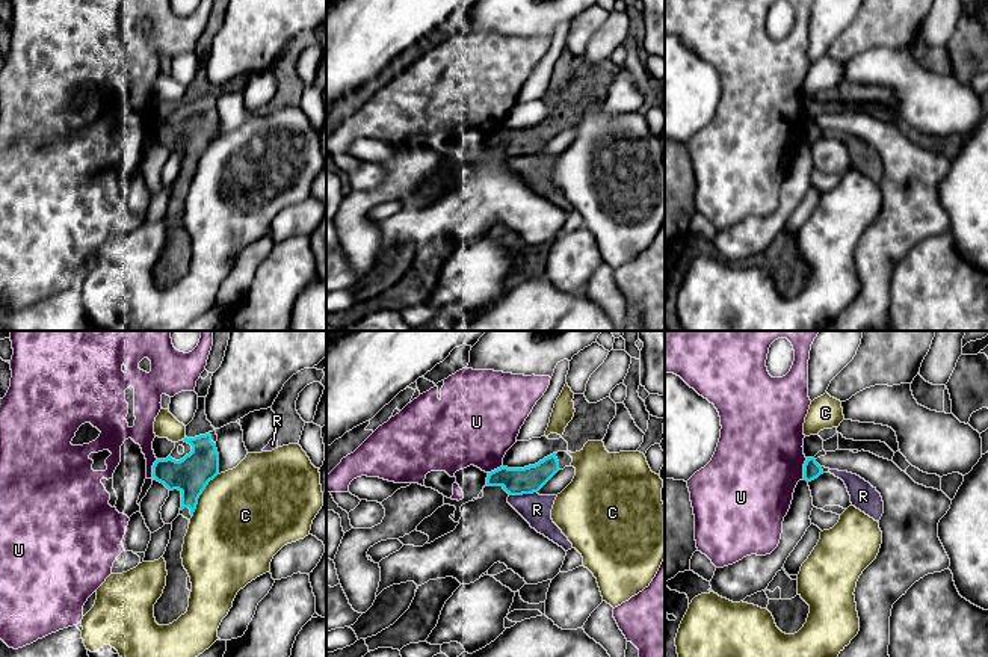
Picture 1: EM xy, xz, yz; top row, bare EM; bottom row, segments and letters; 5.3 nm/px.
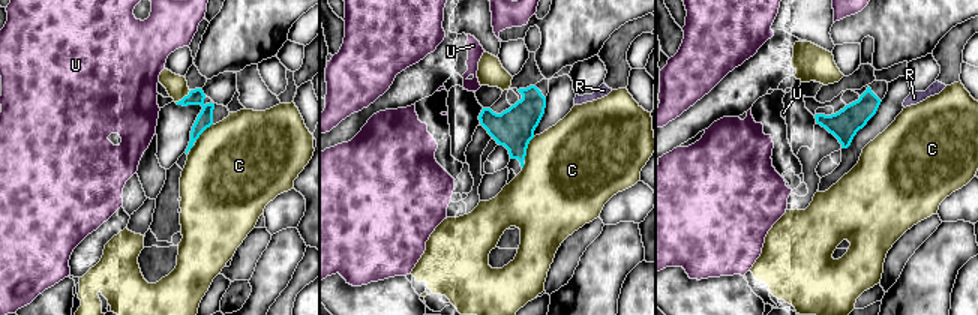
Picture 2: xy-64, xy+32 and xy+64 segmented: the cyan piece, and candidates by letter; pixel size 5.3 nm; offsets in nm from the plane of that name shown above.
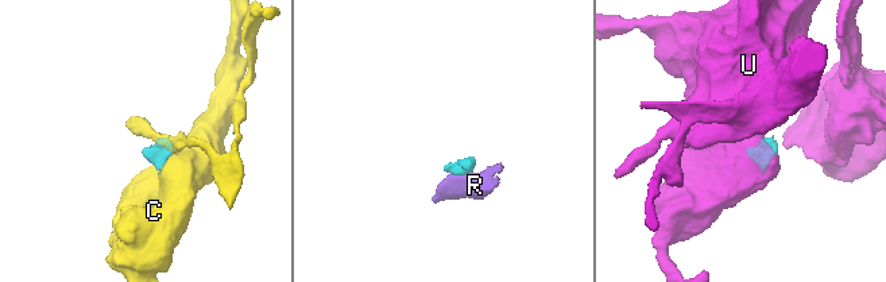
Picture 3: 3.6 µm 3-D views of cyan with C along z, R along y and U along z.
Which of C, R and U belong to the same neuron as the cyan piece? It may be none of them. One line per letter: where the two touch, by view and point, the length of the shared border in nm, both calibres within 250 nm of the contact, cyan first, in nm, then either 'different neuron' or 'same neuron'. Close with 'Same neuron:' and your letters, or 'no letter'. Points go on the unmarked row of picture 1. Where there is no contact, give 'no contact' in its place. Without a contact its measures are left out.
C: contact xy (200, 156); length 280 nm; calibres 200 and 480 nm; different neuron
R: contact xz (523, 154); length 150 nm; calibres 150 and 160 nm; different neuron
U: contact xy (153, 132); length 110 nm; calibres 200 and 120 nm; different neuron
Same neuron: no letter

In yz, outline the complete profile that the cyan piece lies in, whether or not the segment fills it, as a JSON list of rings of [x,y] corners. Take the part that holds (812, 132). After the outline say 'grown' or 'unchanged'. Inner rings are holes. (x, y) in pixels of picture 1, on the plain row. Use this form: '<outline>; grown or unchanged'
[[[807,119],[804,125],[804,142],[811,143],[823,136],[822,128],[816,124],[814,119]]]; unchanged

